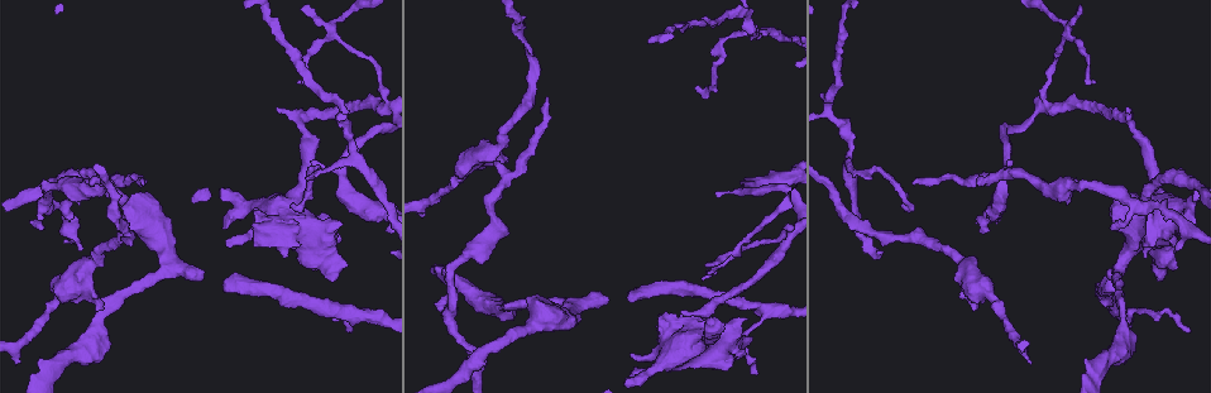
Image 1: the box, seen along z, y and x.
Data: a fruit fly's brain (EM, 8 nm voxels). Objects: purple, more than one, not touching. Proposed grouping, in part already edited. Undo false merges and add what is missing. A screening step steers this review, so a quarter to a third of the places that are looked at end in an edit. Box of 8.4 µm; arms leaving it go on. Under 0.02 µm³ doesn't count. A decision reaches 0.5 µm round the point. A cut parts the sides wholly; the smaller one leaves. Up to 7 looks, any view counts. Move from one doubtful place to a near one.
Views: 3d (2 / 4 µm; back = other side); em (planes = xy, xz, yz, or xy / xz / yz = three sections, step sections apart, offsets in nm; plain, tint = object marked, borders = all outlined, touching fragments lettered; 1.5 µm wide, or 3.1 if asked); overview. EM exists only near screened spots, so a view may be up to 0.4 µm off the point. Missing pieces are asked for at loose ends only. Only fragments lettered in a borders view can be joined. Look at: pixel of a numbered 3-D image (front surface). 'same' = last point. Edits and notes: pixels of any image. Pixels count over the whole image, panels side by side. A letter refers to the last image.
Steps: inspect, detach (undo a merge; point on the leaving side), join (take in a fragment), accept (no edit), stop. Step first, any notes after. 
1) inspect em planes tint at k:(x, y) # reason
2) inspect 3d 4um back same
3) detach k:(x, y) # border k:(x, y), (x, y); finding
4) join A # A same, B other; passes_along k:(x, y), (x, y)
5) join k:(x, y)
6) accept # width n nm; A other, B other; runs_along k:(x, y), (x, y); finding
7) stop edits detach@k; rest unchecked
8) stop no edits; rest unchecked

inspect 3d 4um at 1:(766, 310) # branch point

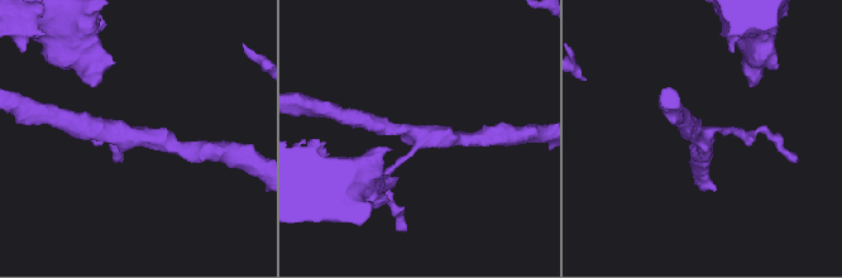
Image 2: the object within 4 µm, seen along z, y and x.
inspect em xy step 4 plain at 2:(703, 137) # now the EM

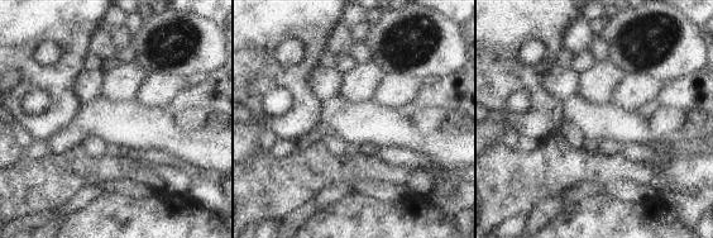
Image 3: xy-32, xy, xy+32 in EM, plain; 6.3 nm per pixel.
inspect em xy step 4 borders same # what lies round it

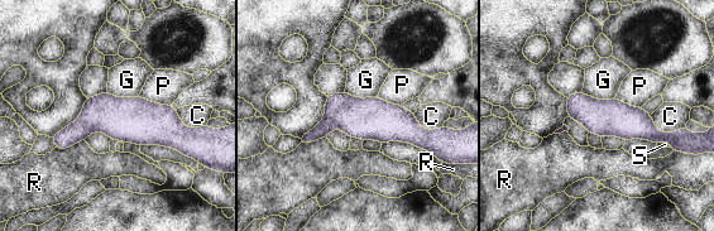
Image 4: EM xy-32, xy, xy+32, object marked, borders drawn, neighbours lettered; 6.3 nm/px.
accept # width 240 nm; C other, G other, P other, R other, S other; runs_along 4:(188, 134), (87, 123), (56, 139); one neuron here

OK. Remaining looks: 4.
inspect 3d 4um at 1:(703, 280) # branch stops here

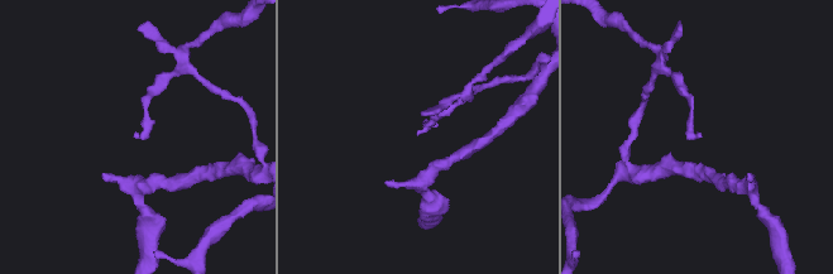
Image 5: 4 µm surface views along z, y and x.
inspect em yz step 4 tint at 5:(699, 136)

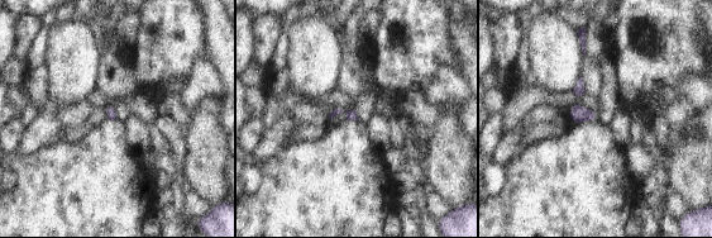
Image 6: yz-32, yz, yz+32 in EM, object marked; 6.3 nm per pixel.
inspect em planes borders same

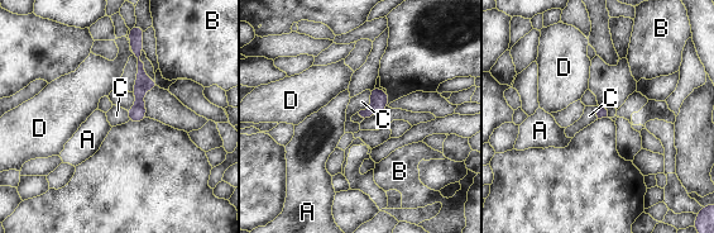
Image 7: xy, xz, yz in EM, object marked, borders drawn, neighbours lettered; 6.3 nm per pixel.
accept # A other, B other, C other, D other; none of them fits

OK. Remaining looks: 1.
inspect em planes borders at 1:(45, 226) # branch stops here

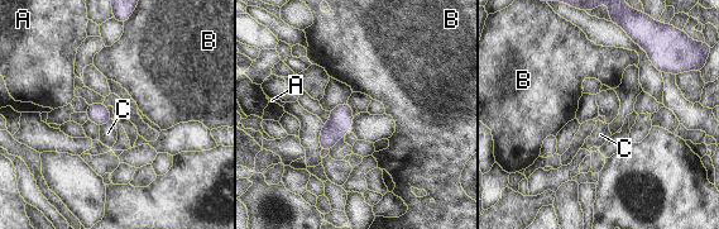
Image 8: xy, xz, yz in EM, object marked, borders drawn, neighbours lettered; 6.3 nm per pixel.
accept # A other, B other, C other; border 8:(113, 119), (99, 127); no lettered fragment goes on from it

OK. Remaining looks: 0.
stop no edits; rest unchecked

